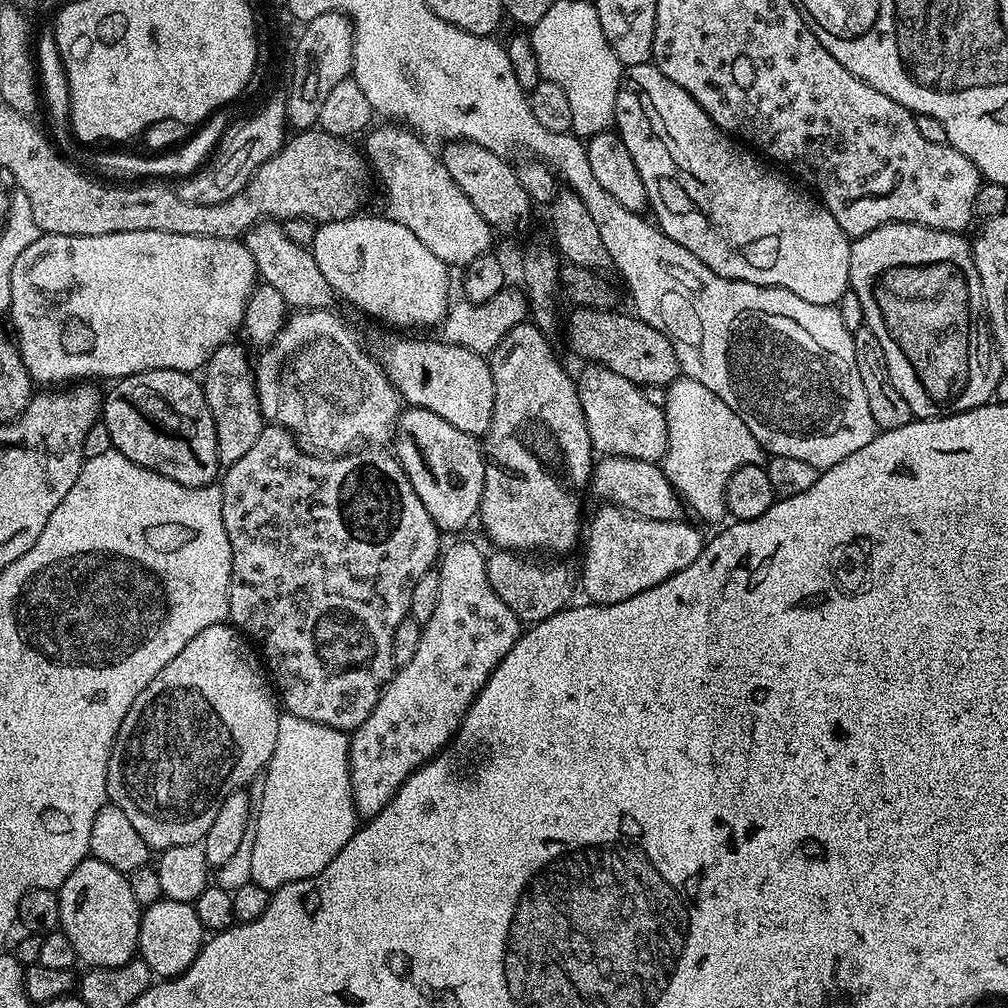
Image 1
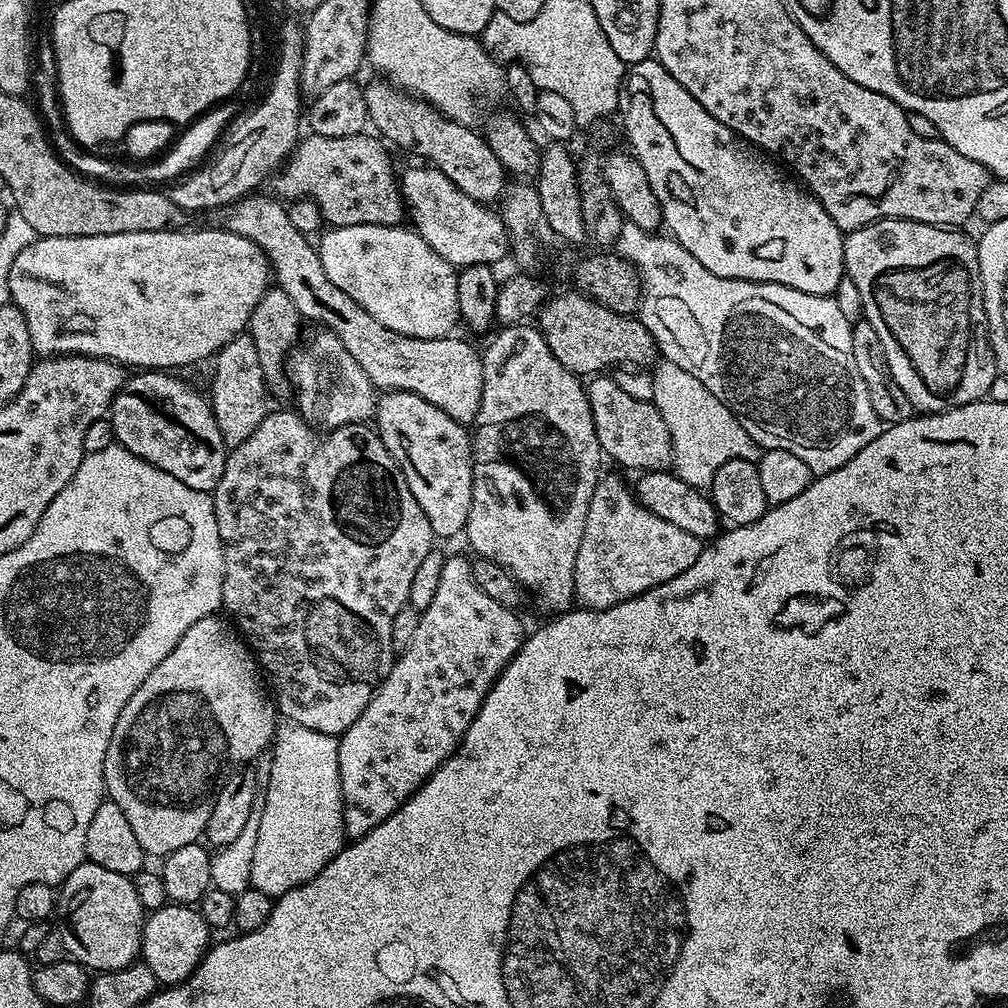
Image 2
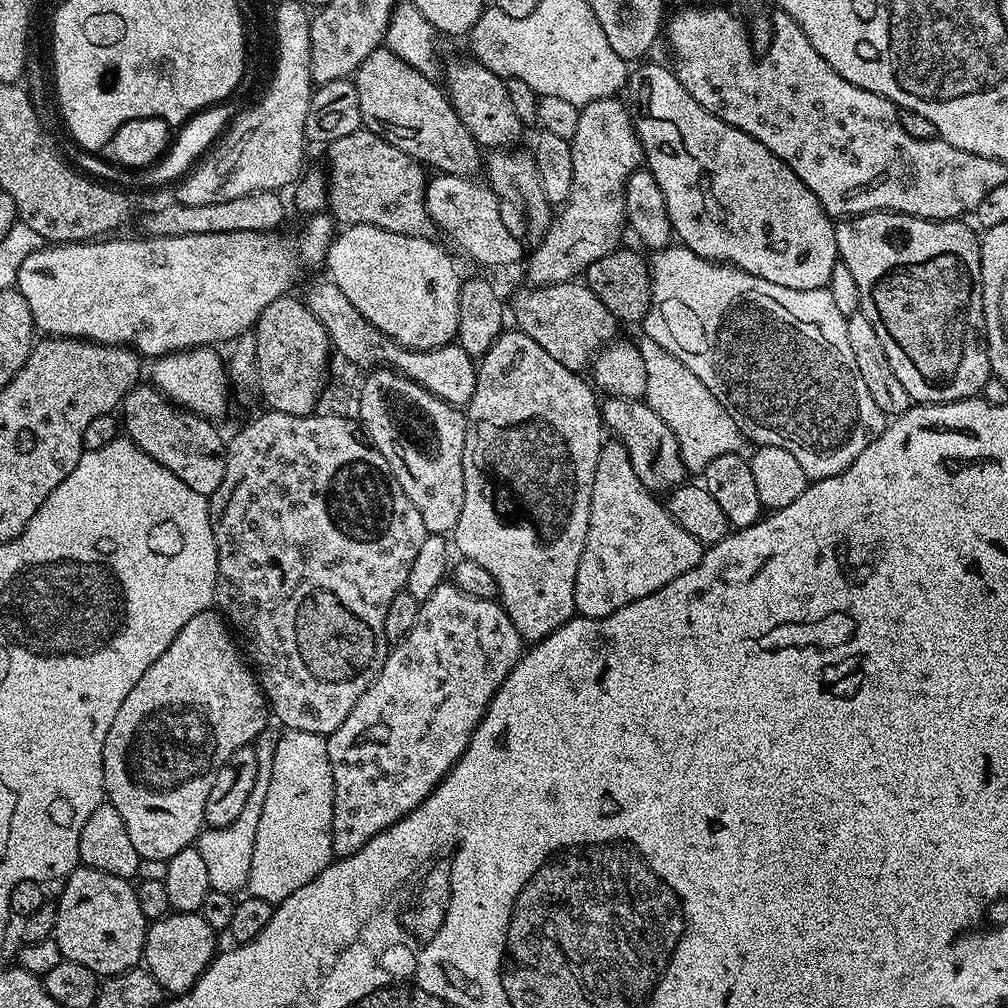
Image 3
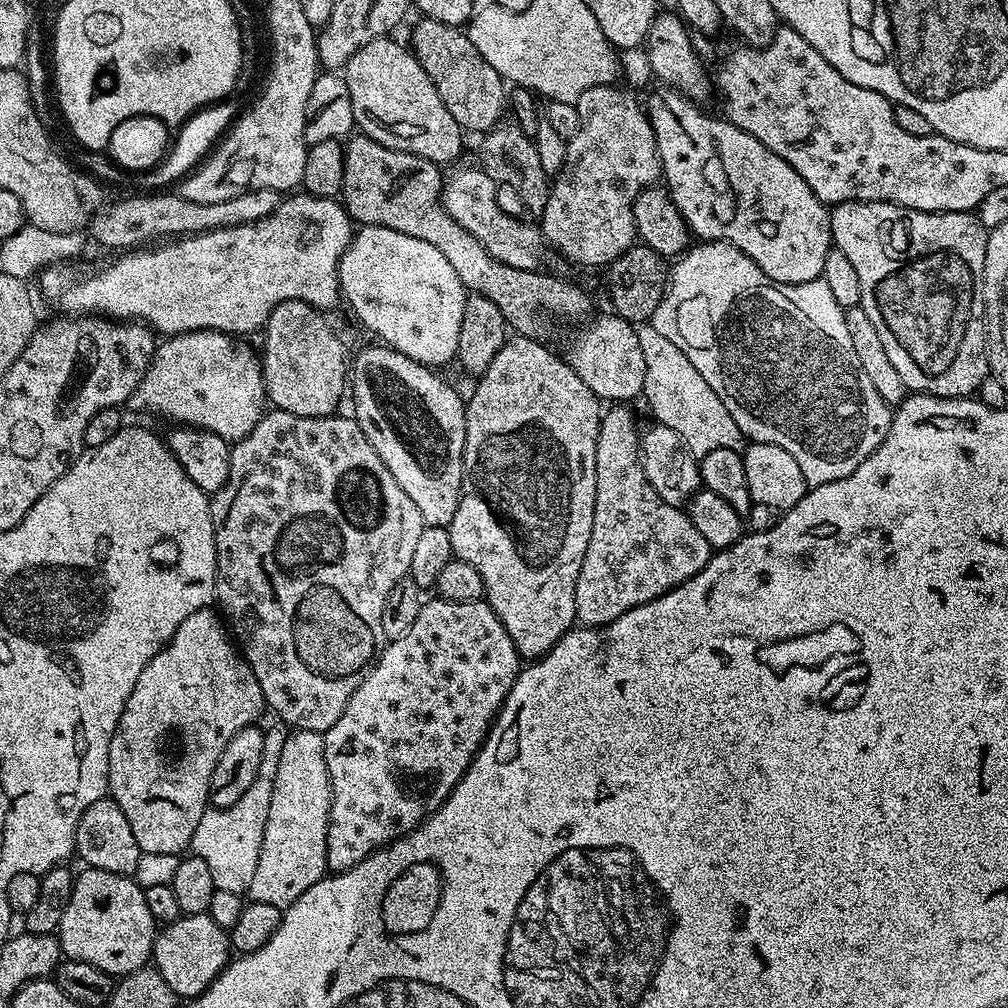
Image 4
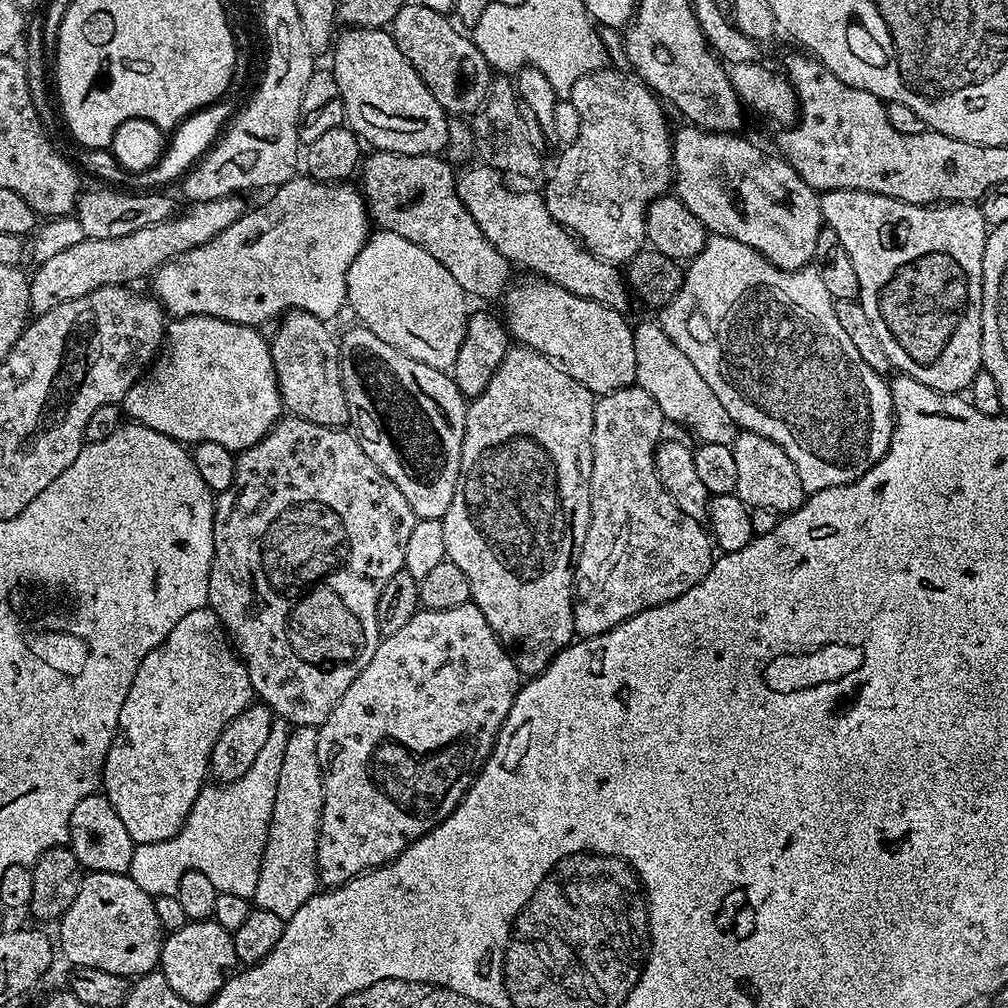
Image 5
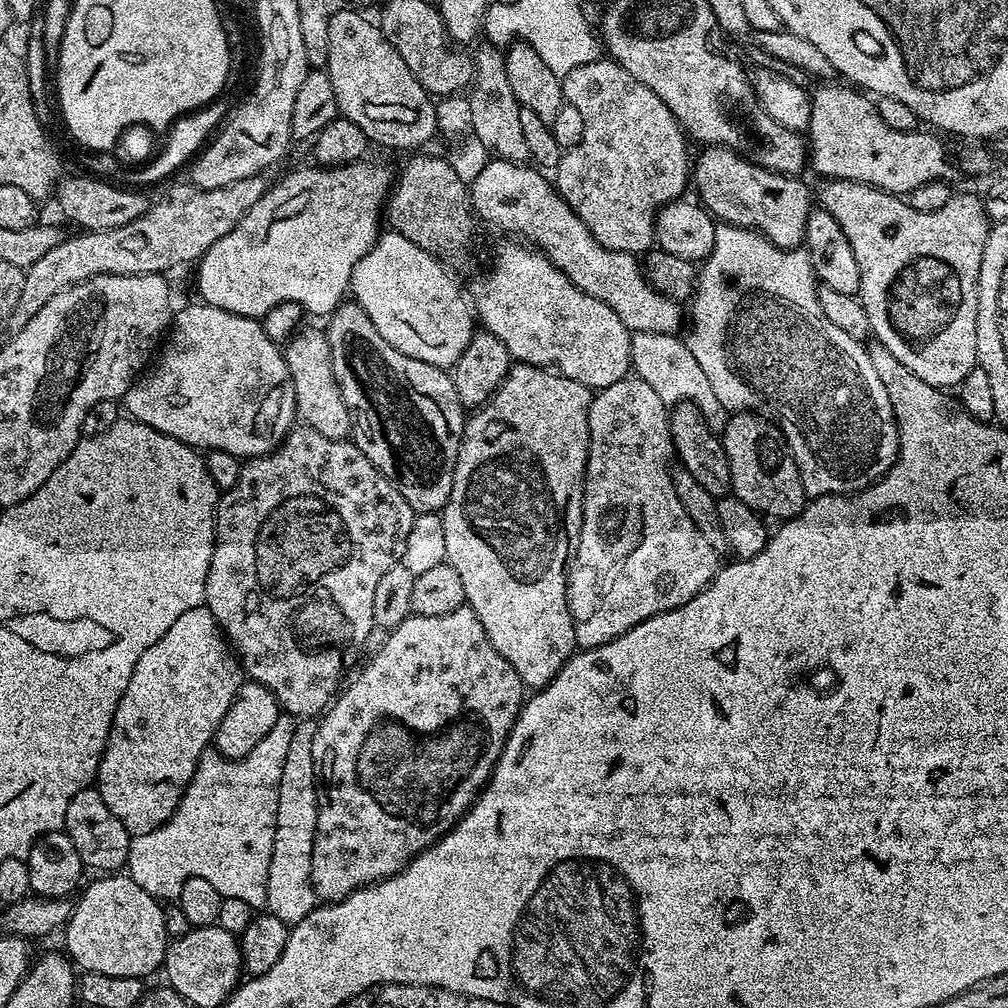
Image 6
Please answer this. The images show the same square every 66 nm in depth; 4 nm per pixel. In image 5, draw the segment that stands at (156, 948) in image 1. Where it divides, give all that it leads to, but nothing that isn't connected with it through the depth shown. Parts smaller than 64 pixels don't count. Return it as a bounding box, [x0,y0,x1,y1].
[158,918,237,1006]

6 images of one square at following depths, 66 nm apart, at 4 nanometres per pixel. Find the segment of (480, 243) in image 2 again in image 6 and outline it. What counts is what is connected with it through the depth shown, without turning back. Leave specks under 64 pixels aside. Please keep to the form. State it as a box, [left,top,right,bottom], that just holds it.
[470,159,681,334]

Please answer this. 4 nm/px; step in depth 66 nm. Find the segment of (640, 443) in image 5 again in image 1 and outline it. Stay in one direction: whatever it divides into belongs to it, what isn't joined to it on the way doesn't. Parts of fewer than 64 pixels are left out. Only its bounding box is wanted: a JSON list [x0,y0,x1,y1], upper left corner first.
[578,504,705,604]

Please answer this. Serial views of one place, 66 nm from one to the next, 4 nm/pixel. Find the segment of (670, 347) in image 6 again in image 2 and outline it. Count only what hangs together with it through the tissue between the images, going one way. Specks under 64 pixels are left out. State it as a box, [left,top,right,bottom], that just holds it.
[651,360,762,490]

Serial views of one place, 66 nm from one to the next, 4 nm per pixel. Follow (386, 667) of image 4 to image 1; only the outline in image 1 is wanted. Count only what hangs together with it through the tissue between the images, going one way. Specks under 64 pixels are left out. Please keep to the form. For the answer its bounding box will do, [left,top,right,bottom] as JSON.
[348,540,522,817]

